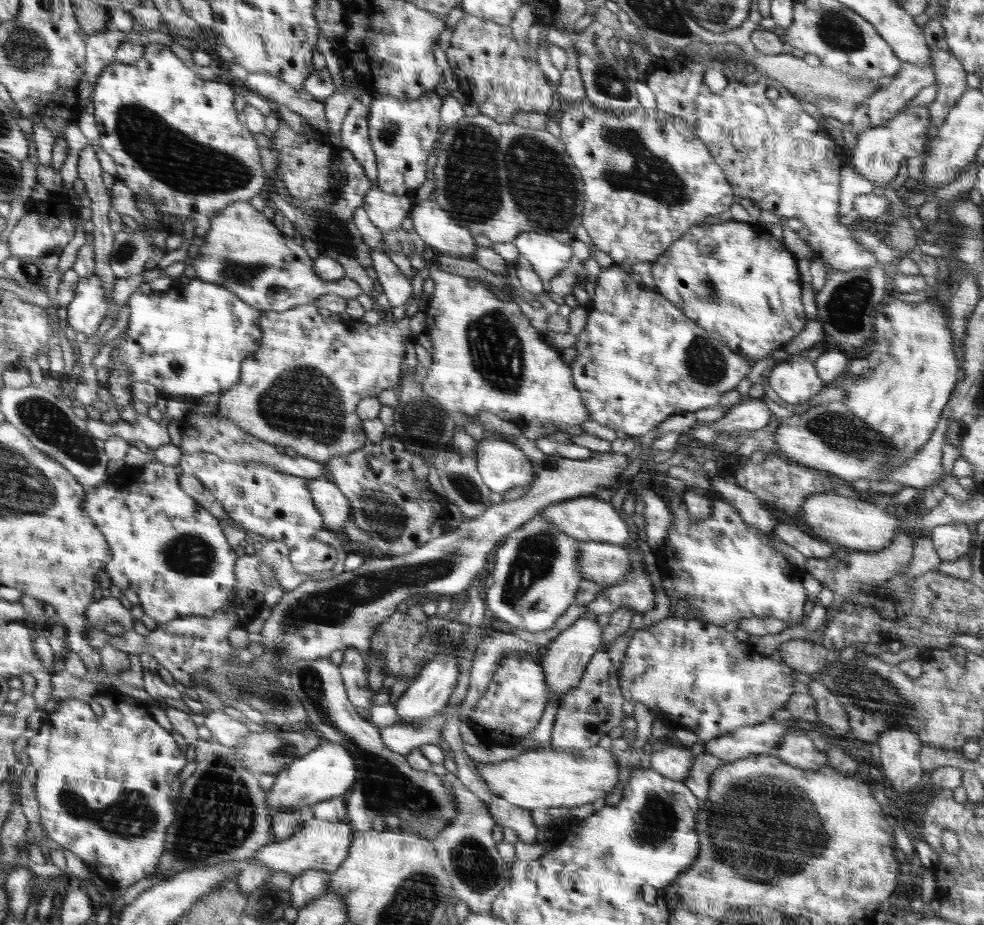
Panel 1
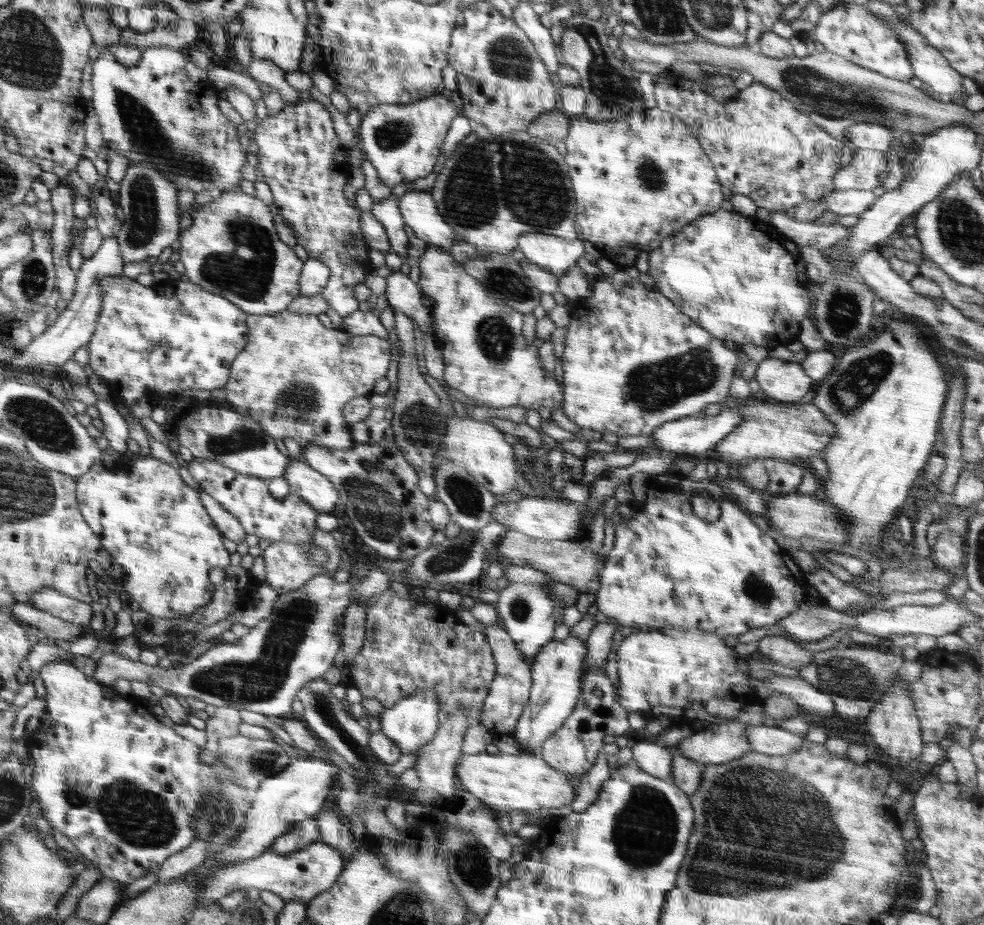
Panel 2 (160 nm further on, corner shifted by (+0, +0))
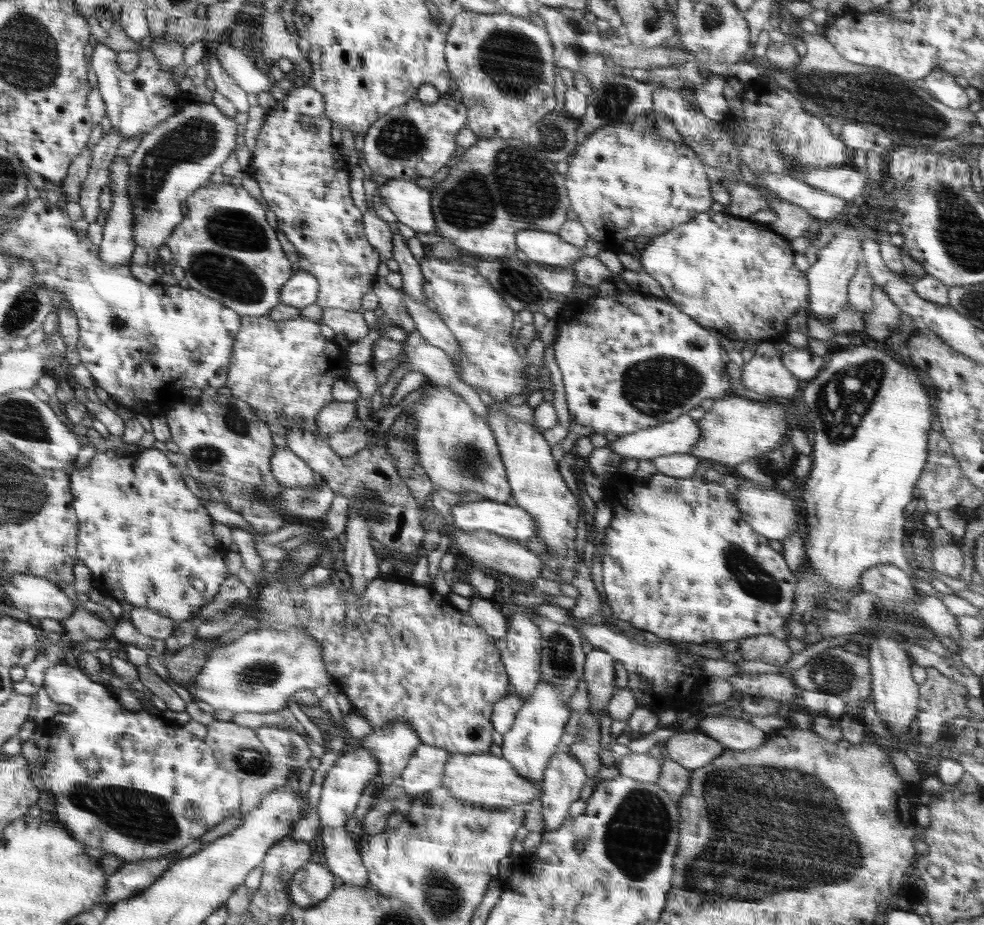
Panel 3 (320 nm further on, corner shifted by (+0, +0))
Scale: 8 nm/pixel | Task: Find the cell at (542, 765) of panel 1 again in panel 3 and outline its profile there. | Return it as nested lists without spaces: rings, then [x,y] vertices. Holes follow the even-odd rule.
[[[489,752],[450,755],[444,765],[441,786],[450,792],[454,799],[480,809],[510,808],[516,804],[530,804],[544,796],[544,786],[535,784],[519,776],[517,770],[504,758]]]

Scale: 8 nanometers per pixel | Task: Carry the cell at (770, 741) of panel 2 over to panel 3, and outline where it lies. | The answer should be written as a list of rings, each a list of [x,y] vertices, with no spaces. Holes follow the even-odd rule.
[[[723,715],[703,719],[698,732],[721,742],[726,749],[740,751],[750,751],[770,740],[770,734],[755,728],[750,722]]]

